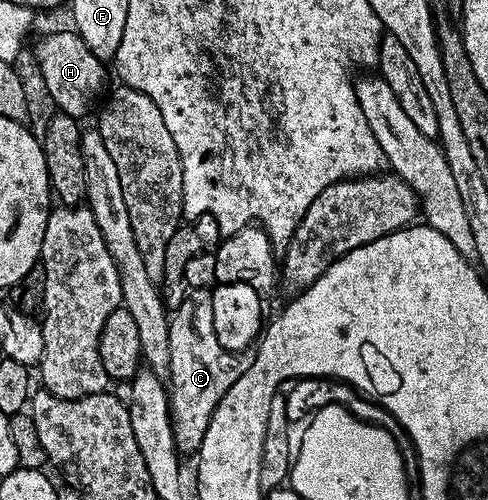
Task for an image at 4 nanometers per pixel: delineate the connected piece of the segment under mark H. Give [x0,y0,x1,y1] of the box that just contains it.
[35,28,106,119]

